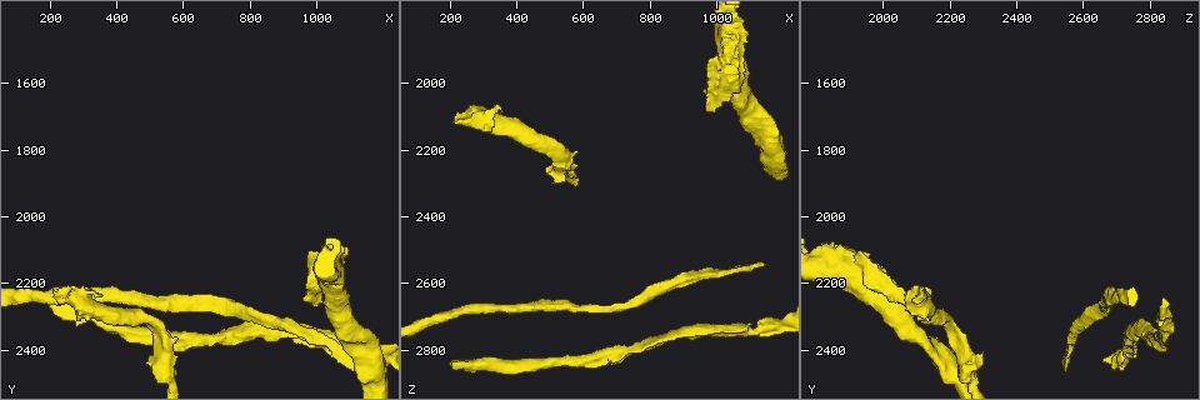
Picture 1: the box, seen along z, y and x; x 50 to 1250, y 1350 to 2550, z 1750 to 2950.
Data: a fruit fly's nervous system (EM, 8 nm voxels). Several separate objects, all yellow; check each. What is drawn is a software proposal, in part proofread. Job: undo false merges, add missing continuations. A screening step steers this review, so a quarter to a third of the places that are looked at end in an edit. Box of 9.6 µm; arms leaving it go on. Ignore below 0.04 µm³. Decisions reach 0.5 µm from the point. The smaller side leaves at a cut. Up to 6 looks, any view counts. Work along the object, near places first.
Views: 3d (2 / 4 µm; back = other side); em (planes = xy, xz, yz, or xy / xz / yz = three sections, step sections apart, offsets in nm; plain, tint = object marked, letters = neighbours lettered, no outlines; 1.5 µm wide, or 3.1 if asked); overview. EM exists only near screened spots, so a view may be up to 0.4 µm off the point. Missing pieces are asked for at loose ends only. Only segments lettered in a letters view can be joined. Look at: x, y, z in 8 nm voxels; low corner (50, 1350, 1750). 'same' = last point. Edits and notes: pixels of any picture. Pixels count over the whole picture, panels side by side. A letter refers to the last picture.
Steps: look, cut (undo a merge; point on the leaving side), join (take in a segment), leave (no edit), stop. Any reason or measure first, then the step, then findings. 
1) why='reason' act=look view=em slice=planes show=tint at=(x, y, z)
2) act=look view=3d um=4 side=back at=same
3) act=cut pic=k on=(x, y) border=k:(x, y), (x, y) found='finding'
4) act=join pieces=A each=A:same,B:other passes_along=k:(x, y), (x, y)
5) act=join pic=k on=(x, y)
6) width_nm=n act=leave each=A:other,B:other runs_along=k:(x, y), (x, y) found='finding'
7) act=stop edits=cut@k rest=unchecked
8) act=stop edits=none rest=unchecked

act=look view=em slice=planes show=tint at=(1090, 2400, 2140)

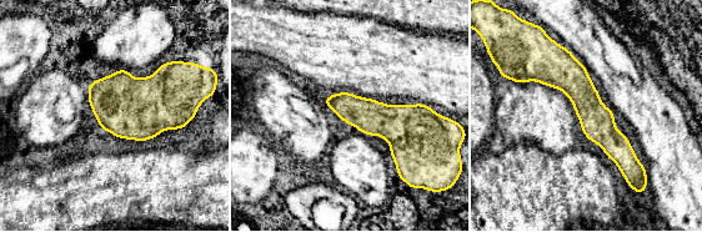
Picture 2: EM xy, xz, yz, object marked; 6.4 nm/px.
act=look view=em slice=planes show=letters at=same

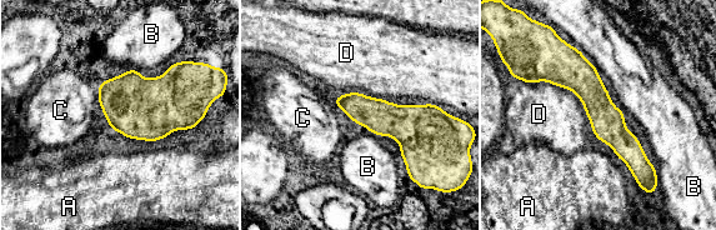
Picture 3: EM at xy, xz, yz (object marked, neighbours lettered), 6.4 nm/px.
longest_contact=D:460nm act=leave each=A:other,B:other,C:other,D:other found='no lettered segment goes on from it'

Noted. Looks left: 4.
why='branch stops here' act=look view=3d um=2 at=(1130, 2450, 2540)

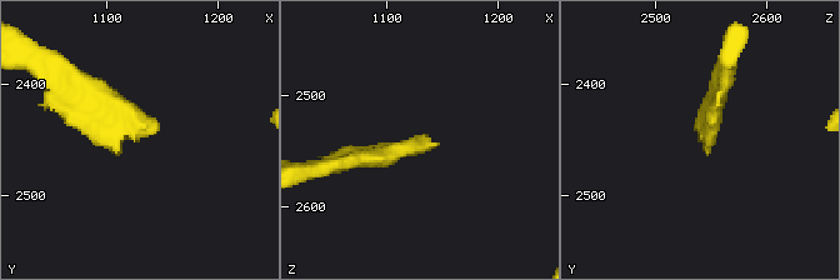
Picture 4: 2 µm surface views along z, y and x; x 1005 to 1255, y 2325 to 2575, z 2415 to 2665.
why='now the EM' act=look view=em slice=yz step=8 show=tint at=(1130, 2450, 2540)

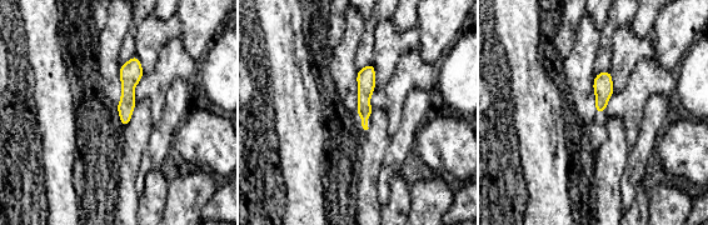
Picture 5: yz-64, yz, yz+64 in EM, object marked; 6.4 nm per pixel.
act=look view=em slice=planes show=letters at=same

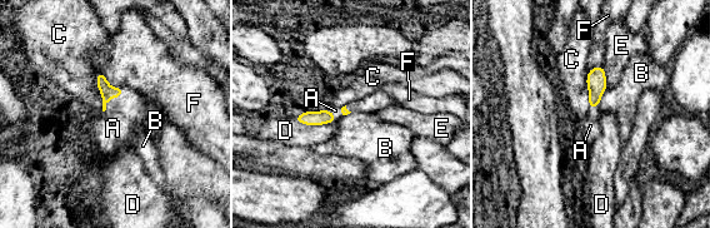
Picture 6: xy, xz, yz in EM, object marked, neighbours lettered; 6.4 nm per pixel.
act=join pieces=A each=A:same,B:other,C:other,D:other,E:other,F:other passes_along=6:(106, 92), (113, 97), (113, 128) found='the neuron continues'

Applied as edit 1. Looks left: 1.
act=stop edits=join@6 rest=unchecked

